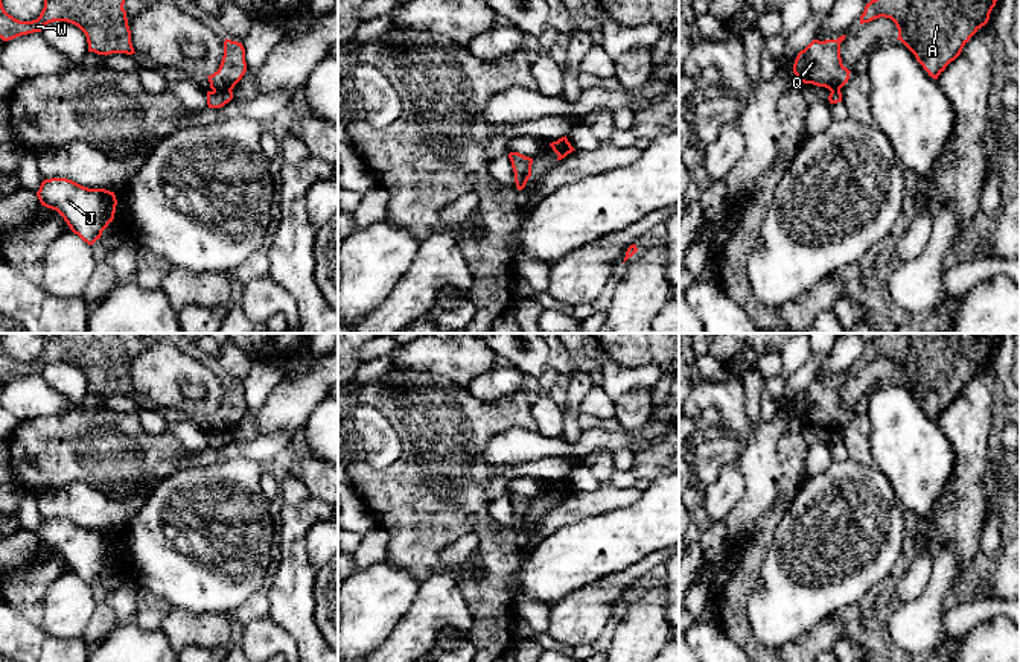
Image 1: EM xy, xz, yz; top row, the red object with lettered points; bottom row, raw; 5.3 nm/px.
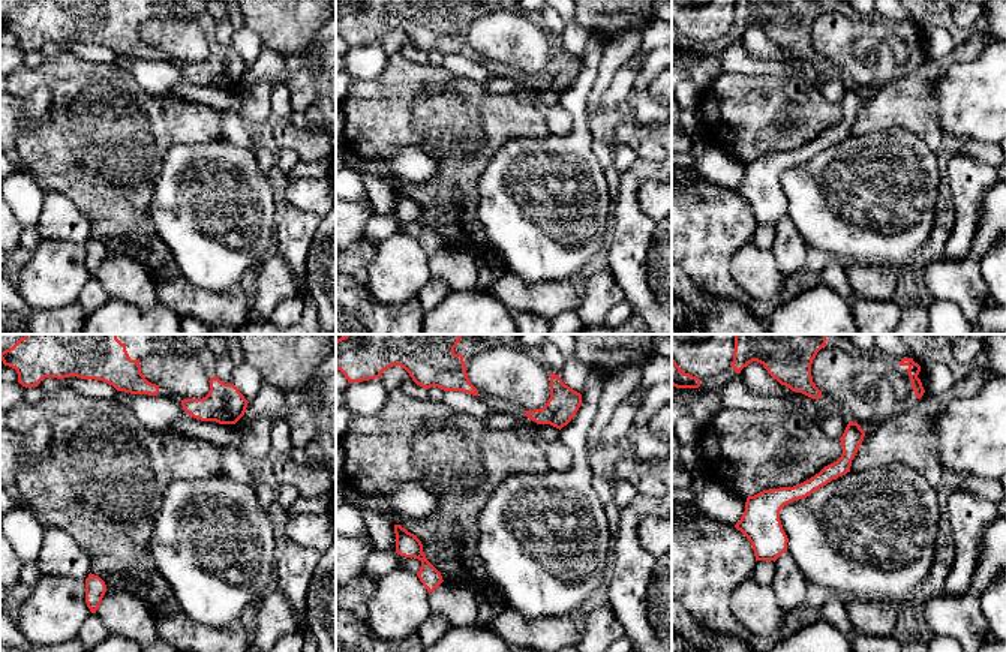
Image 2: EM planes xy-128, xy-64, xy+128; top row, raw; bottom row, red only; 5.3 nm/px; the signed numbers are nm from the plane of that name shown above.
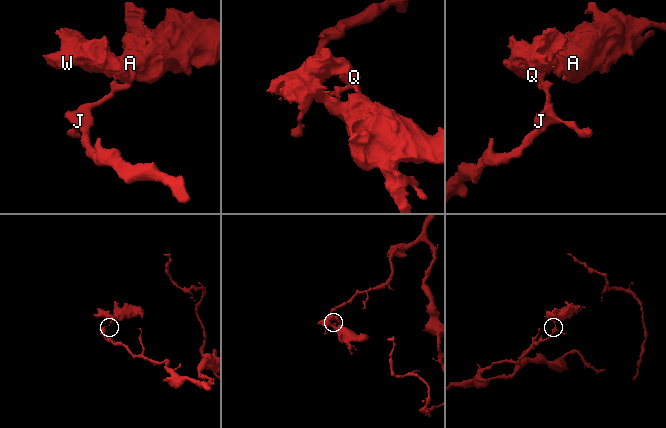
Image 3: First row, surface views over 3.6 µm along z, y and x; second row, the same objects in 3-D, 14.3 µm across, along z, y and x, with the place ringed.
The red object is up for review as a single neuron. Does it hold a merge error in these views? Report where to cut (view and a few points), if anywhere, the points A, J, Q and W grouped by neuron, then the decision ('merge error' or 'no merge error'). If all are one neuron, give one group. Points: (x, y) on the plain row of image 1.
cut in xy along (230, 429), (213, 432); A Q W / J; merge error

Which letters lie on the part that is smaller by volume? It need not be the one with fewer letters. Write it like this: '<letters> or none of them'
A, Q, W

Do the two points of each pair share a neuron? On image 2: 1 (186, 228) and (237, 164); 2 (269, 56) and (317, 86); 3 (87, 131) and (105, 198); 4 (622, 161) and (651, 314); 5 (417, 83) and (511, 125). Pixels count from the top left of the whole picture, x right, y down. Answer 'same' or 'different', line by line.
1: same
2: same
3: same
4: different
5: same

